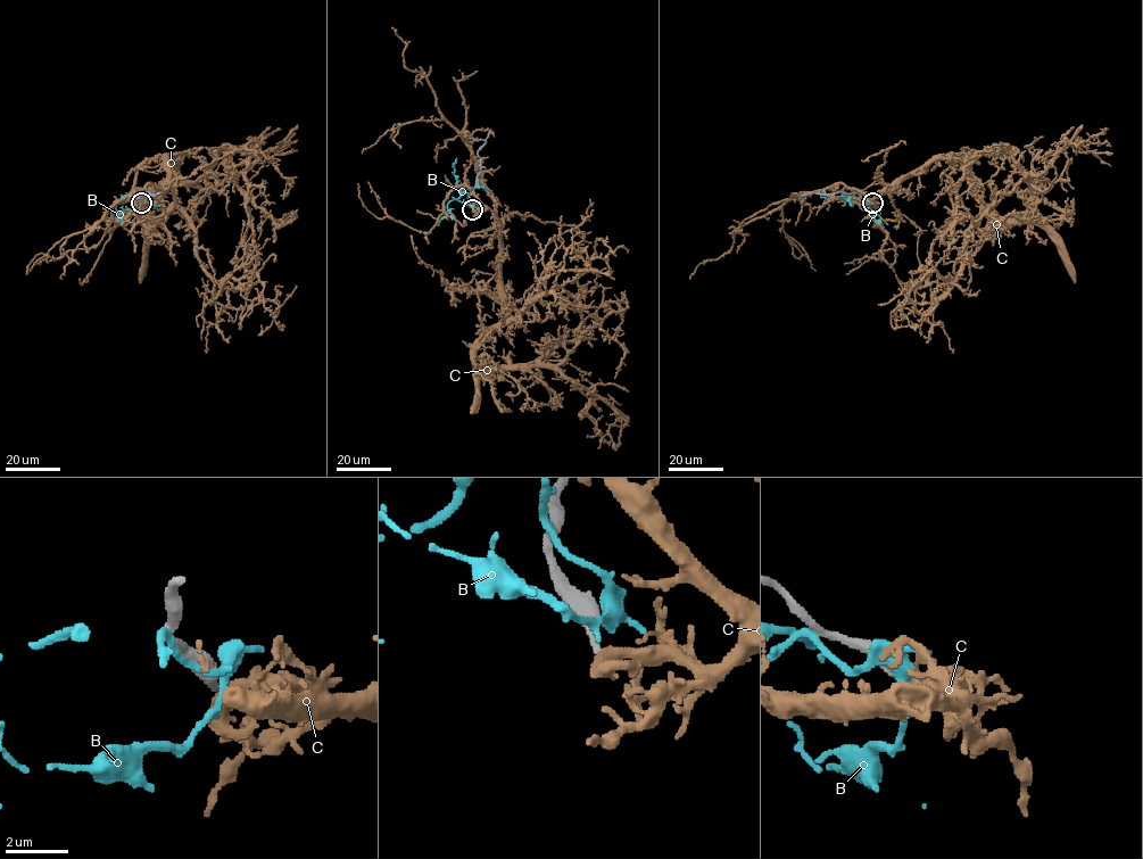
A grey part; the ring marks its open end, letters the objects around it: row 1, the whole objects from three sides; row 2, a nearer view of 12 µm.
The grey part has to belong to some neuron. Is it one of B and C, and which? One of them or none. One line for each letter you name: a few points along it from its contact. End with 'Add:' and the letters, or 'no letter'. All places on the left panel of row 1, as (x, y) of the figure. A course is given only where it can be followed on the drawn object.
Add: no letter

